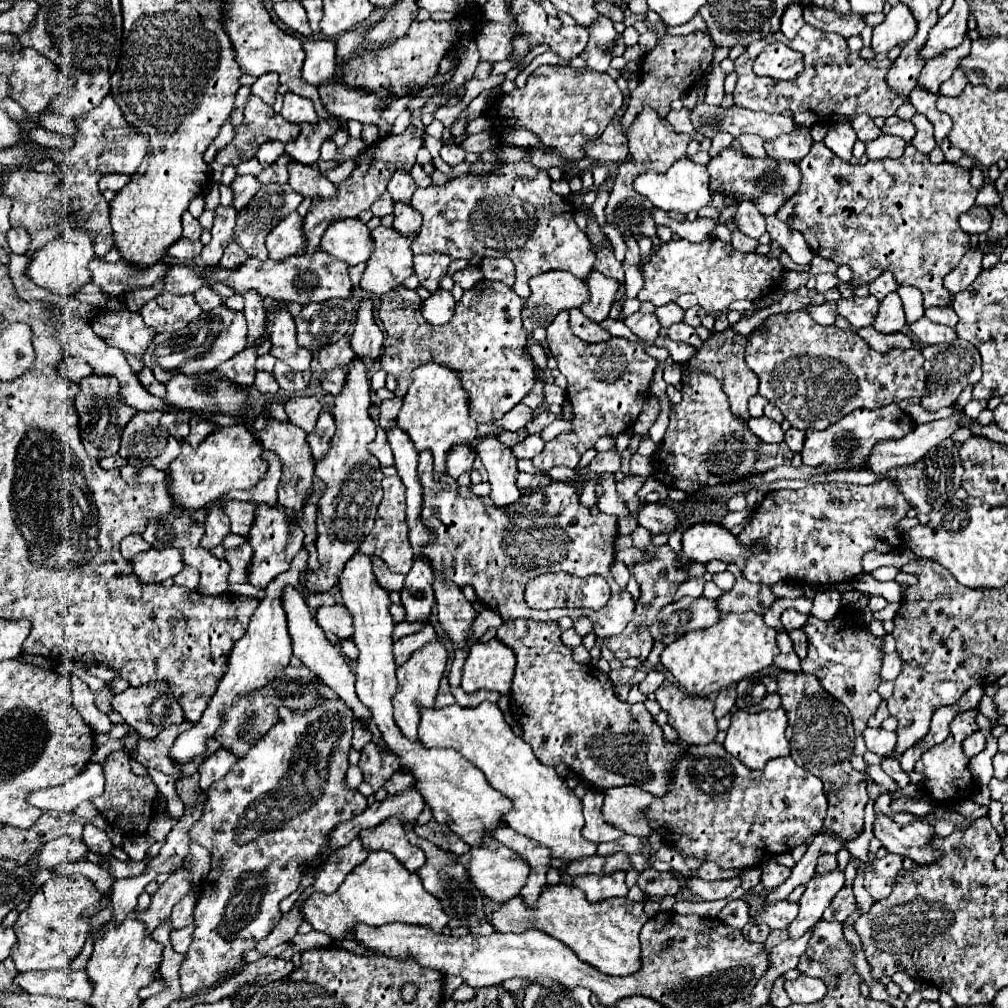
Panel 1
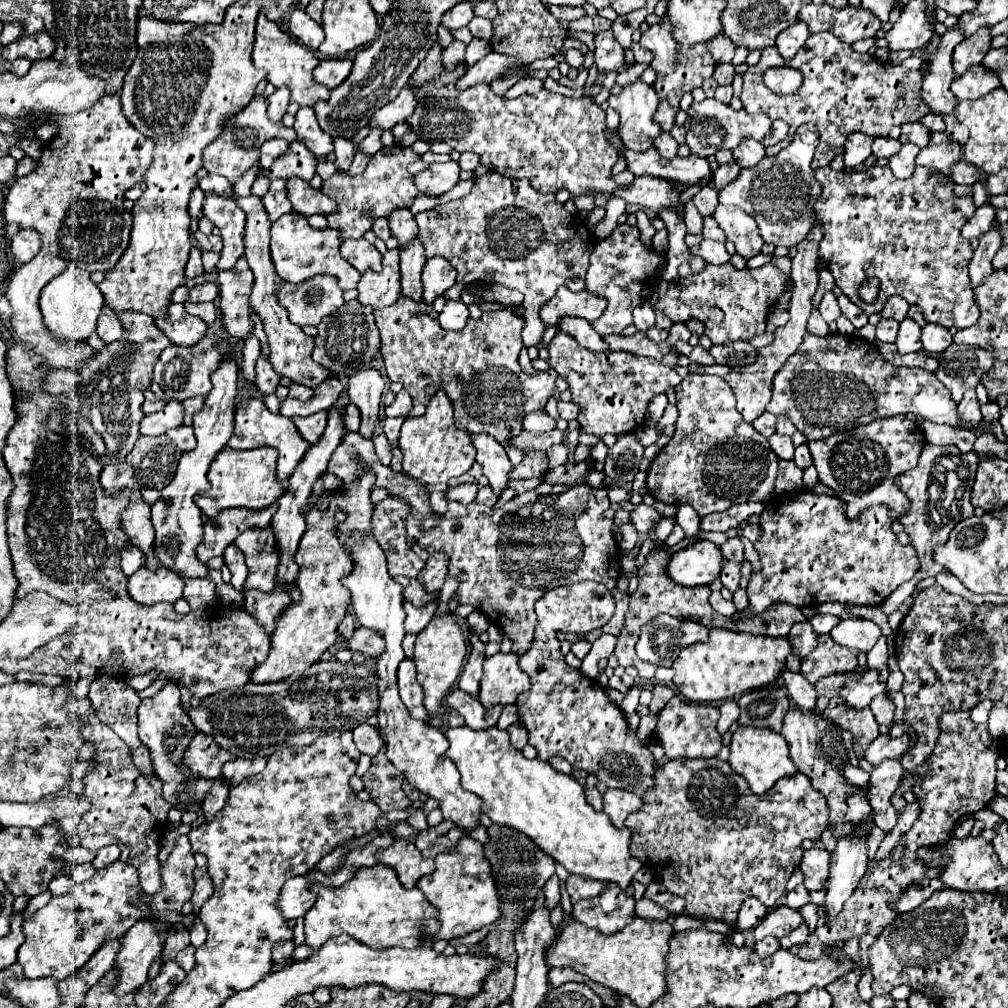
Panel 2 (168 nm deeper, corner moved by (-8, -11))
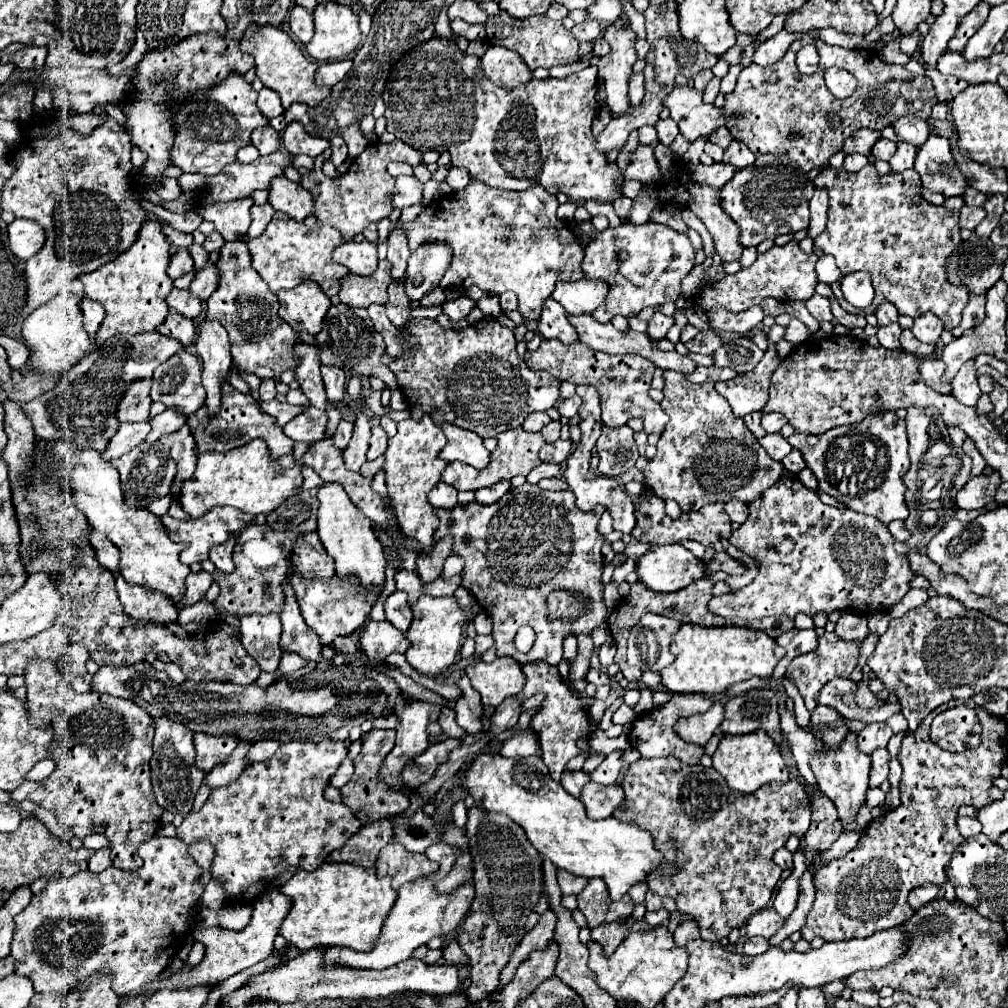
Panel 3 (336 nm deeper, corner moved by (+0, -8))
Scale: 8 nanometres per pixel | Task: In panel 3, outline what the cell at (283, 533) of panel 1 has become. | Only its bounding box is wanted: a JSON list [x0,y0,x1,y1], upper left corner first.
[241,614,281,672]

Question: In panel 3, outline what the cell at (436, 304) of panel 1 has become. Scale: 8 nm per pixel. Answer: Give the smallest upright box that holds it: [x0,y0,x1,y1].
[443,296,475,322]

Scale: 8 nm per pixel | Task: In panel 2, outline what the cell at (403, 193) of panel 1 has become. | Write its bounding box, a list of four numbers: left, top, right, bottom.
[389,207,417,247]

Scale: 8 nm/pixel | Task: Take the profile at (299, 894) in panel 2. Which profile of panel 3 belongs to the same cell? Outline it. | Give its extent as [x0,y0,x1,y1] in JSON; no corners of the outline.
[127,890,291,996]

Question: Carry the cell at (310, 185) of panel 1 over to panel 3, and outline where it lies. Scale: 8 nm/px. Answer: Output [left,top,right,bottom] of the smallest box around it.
[269,176,313,222]

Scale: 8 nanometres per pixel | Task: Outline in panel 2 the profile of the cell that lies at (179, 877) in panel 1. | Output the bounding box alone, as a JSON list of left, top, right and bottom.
[115,919,163,995]

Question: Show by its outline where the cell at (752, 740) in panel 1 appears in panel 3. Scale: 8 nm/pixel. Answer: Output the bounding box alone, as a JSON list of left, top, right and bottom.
[713,732,789,794]

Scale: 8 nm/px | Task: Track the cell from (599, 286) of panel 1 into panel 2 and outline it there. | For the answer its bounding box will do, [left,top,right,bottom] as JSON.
[587,223,665,335]

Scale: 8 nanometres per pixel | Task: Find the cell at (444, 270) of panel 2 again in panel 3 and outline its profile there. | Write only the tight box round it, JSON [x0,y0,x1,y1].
[405,240,451,300]

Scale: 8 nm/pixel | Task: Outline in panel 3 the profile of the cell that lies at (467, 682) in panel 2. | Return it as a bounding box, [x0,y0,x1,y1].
[457,676,483,736]

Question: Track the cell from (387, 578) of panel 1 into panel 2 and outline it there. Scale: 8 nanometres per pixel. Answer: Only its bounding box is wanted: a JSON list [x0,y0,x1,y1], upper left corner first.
[403,579,429,607]

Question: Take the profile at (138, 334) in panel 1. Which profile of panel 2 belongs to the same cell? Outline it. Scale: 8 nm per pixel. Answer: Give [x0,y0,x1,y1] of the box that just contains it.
[97,315,123,343]

